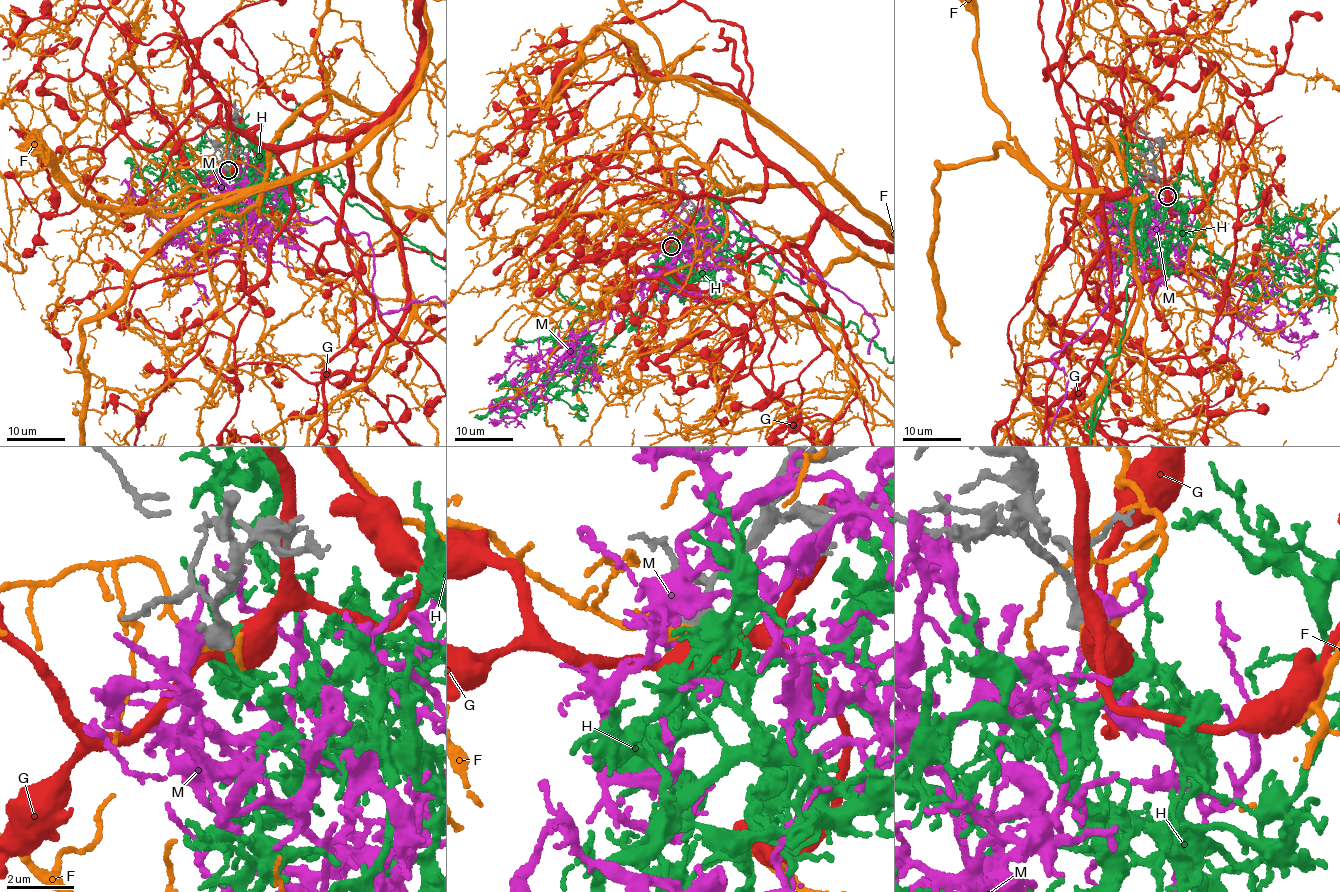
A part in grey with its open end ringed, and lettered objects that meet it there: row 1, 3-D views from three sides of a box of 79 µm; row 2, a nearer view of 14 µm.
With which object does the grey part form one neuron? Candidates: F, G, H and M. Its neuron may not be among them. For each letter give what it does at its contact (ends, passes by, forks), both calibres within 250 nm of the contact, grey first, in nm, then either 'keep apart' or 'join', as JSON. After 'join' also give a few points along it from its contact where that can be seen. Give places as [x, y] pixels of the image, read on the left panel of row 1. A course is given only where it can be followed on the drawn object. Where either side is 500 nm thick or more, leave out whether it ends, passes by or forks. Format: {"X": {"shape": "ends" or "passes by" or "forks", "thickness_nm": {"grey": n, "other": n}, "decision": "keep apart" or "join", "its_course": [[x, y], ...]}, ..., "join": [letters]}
{"F": {"thickness_nm": {"grey": 650, "other": 400}, "decision": "keep apart"}, "G": {"thickness_nm": {"grey": 650, "other": 750}, "decision": "keep apart"}, "H": {"thickness_nm": {"grey": 650, "other": 200}, "decision": "join"}, "M": {"thickness_nm": {"grey": 650, "other": 480}, "decision": "keep apart"}, "join": ["H"]}

